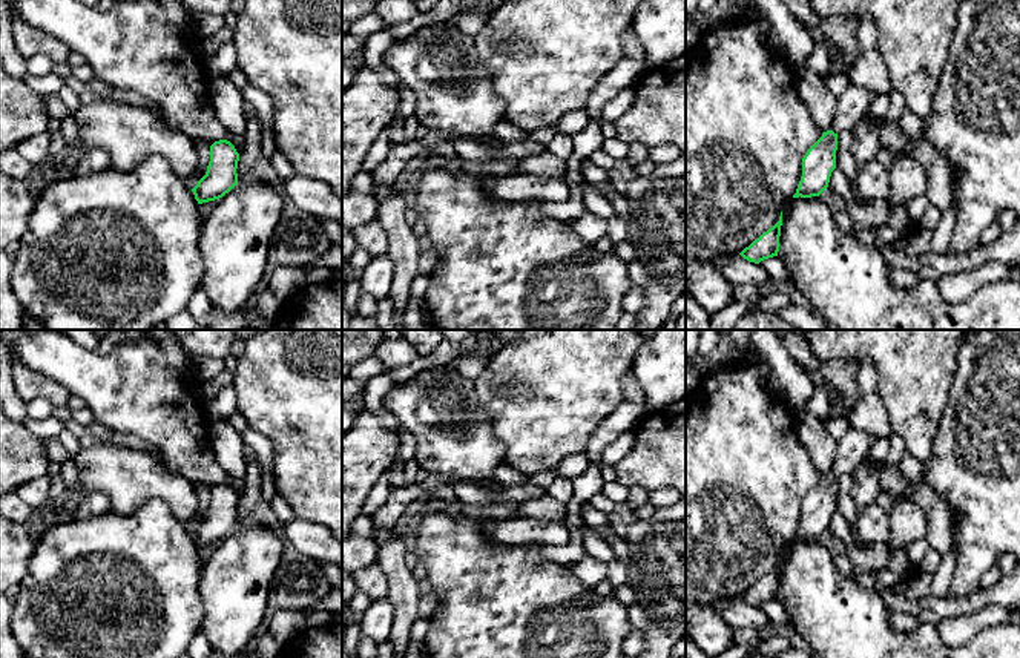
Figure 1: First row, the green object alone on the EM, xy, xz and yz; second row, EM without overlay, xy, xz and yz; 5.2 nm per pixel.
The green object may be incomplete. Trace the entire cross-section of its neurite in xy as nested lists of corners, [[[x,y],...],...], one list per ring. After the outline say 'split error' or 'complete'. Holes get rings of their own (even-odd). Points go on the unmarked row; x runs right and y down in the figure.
[[[227,483],[210,489],[210,505],[206,518],[192,532],[198,548],[222,541],[238,528],[239,497]]]; complete

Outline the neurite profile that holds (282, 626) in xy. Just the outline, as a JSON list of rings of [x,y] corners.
[[[304,607],[298,610],[276,609],[268,624],[270,637],[285,649],[291,649],[293,641],[298,635],[296,626],[308,620],[311,610],[313,607]]]

